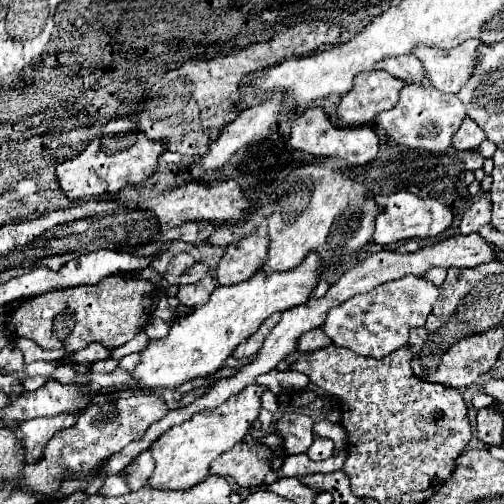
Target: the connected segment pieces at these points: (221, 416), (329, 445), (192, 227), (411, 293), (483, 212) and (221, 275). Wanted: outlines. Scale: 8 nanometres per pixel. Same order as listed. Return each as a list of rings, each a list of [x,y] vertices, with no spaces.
[[[248,386],[240,394],[228,398],[224,406],[218,406],[216,410],[202,410],[180,426],[170,428],[158,438],[158,442],[152,442],[150,452],[154,458],[154,472],[148,478],[148,484],[158,490],[182,490],[206,478],[210,462],[240,442],[258,418],[260,396],[264,390],[266,386]]]
[[[314,436],[314,442],[306,454],[310,460],[326,460],[334,454],[334,442],[328,438],[322,438],[322,436]]]
[[[184,222],[184,224],[176,226],[176,230],[182,234],[182,240],[184,240],[184,242],[198,244],[198,238],[196,238],[196,234],[198,234],[198,226],[196,226],[196,222]]]
[[[404,276],[380,284],[372,292],[358,294],[340,306],[334,306],[328,312],[322,330],[332,338],[336,346],[348,348],[362,356],[384,358],[390,352],[398,350],[400,346],[408,344],[410,328],[424,326],[436,300],[438,300],[438,286],[434,286],[424,276],[422,278]]]
[[[480,198],[464,212],[458,232],[468,236],[468,234],[478,232],[484,224],[490,224],[490,202],[486,198]]]
[[[266,222],[258,228],[258,232],[250,234],[236,246],[228,246],[220,264],[218,264],[218,282],[220,284],[238,284],[252,274],[258,272],[258,268],[264,266],[268,252],[268,228]]]

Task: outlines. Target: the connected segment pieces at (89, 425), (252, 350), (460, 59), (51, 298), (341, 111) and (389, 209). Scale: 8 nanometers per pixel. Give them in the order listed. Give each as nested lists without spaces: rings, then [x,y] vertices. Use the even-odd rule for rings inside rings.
[[[126,390],[124,394],[112,394],[112,396],[98,396],[92,406],[88,406],[78,422],[70,428],[60,430],[46,446],[44,456],[38,464],[32,466],[32,470],[24,476],[24,488],[38,492],[38,494],[54,494],[60,486],[60,478],[64,476],[82,476],[88,478],[90,484],[86,488],[86,494],[98,494],[104,480],[94,478],[92,472],[96,466],[100,466],[110,454],[120,452],[128,442],[140,440],[144,436],[144,430],[160,420],[168,412],[166,400],[158,394],[138,392],[138,390]]]
[[[276,312],[276,314],[272,314],[270,318],[266,318],[264,322],[262,322],[262,326],[256,330],[256,334],[252,334],[252,338],[248,338],[246,342],[242,342],[234,352],[232,352],[232,356],[234,358],[250,358],[250,356],[254,356],[256,352],[258,352],[258,348],[262,346],[262,342],[264,342],[264,338],[268,336],[268,332],[276,326],[276,322],[280,320],[280,312]]]
[[[466,40],[450,50],[416,46],[414,54],[422,60],[424,70],[432,78],[436,90],[456,94],[464,86],[464,82],[472,76],[476,62],[480,62],[476,54],[480,46],[482,42],[476,40]]]
[[[112,276],[112,278],[104,278],[104,282],[98,282],[96,286],[74,286],[68,290],[54,290],[20,302],[18,308],[14,308],[12,314],[8,316],[6,328],[10,336],[26,336],[44,350],[66,348],[70,352],[78,352],[86,348],[90,342],[116,348],[132,340],[134,334],[138,334],[148,324],[148,320],[152,318],[154,292],[156,292],[156,286],[150,280],[144,280],[140,276]]]
[[[372,70],[354,78],[352,90],[340,100],[336,116],[344,126],[364,126],[376,118],[378,112],[390,110],[398,102],[402,80],[392,78],[384,70]]]
[[[396,192],[390,196],[374,196],[374,202],[382,206],[382,212],[374,218],[376,244],[394,244],[398,240],[410,240],[410,238],[430,238],[444,232],[452,224],[452,212],[444,202],[436,198],[418,198],[410,192]]]

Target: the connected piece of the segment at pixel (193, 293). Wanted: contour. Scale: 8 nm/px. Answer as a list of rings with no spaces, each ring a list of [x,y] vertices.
[[[206,276],[206,278],[202,278],[196,284],[184,284],[184,286],[180,286],[178,300],[182,304],[186,304],[186,306],[200,306],[200,304],[204,304],[208,300],[208,296],[212,294],[214,288],[216,288],[214,278]]]

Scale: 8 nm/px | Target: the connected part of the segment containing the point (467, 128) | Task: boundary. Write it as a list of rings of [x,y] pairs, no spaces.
[[[466,116],[458,132],[452,136],[452,146],[456,150],[476,150],[484,140],[486,140],[484,130],[472,118]]]

